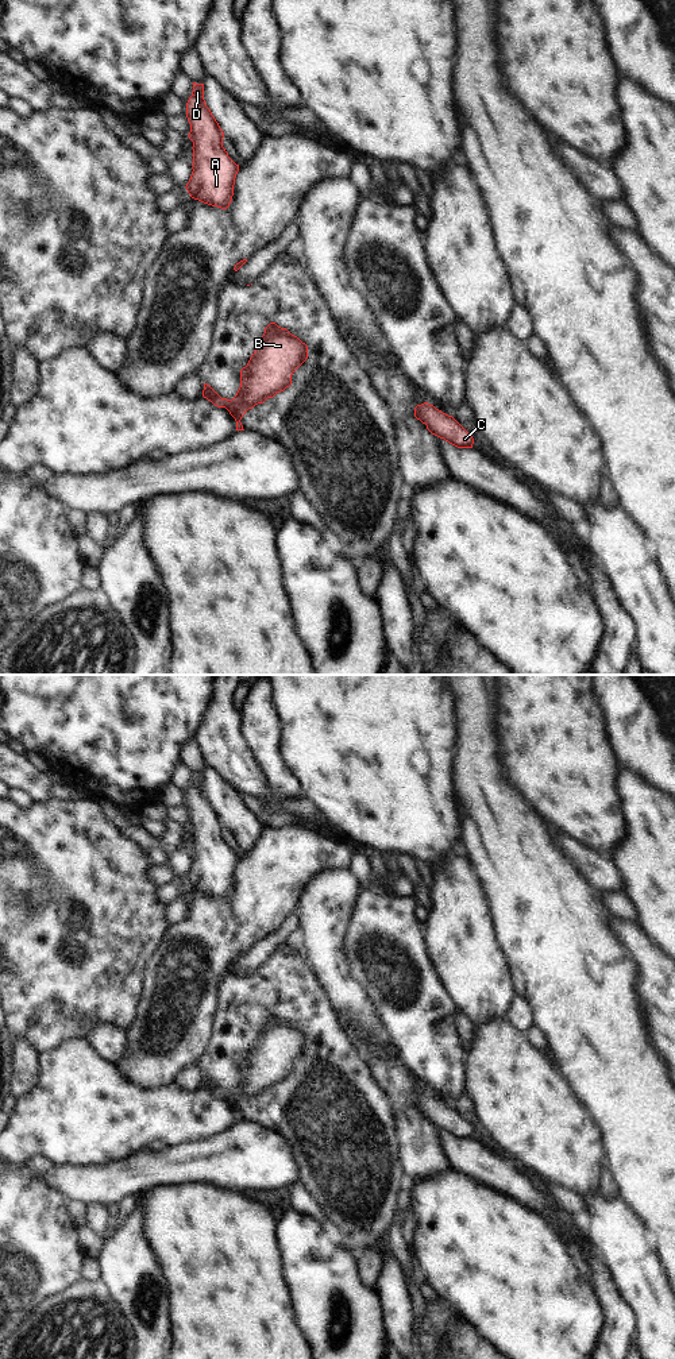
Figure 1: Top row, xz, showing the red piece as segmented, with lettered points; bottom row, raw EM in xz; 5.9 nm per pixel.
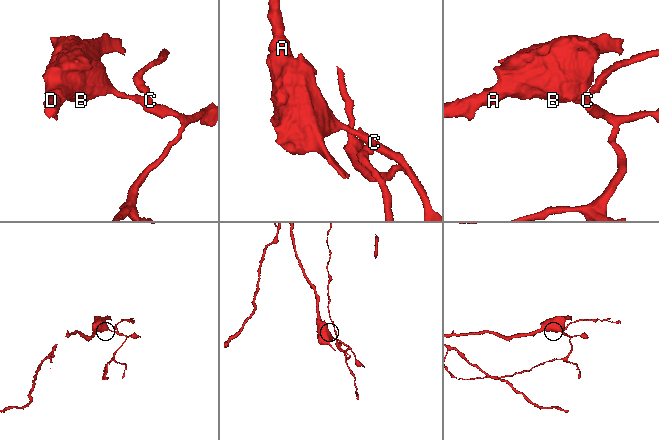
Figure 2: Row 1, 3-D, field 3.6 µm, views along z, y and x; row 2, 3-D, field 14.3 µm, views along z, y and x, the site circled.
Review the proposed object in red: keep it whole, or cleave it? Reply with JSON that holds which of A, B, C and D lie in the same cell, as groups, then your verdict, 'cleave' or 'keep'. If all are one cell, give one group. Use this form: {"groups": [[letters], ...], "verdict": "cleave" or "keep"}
{"groups": [["A", "B", "C", "D"]], "verdict": "keep"}

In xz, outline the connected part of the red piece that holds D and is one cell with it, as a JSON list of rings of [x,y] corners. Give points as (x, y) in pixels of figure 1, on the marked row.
[[[193,82],[186,117],[190,124],[188,136],[193,142],[193,171],[185,188],[192,198],[227,209],[232,201],[239,165],[223,147],[224,132],[205,104],[204,84]]]

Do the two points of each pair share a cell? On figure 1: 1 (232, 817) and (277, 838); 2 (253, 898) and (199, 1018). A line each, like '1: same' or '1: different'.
1: different
2: same

